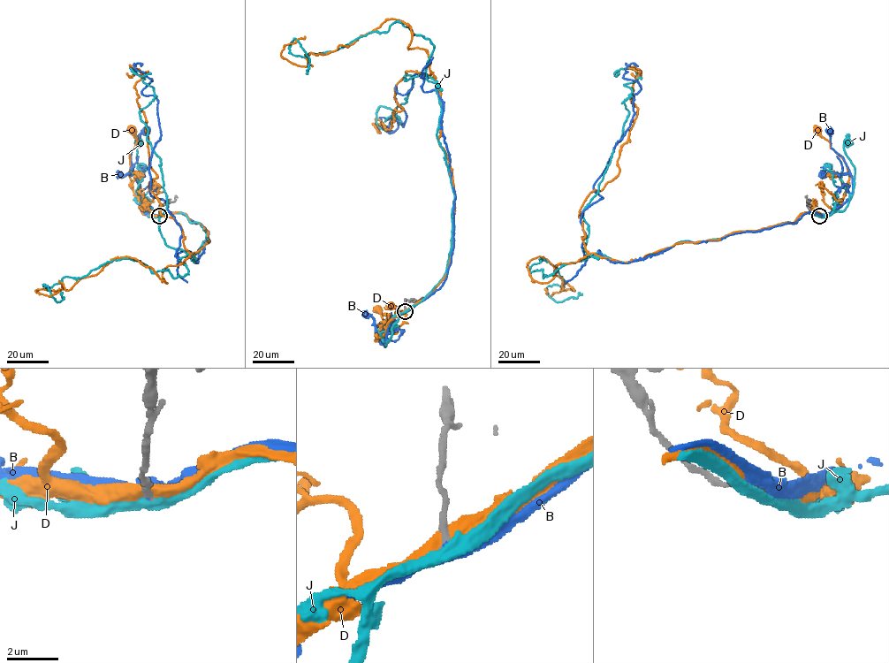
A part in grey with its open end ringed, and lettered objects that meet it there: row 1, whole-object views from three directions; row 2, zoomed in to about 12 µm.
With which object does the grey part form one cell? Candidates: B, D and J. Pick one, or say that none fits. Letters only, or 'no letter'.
B

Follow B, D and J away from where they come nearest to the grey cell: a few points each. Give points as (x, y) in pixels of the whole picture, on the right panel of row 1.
B: (818, 216), (838, 209), (853, 190), (852, 179), (844, 158), (831, 148), (830, 131)
D: (818, 216), (825, 216), (840, 204), (849, 179), (844, 159), (817, 130)
J: (819, 216), (842, 211), (852, 194), (854, 167), (844, 148), (847, 143)

